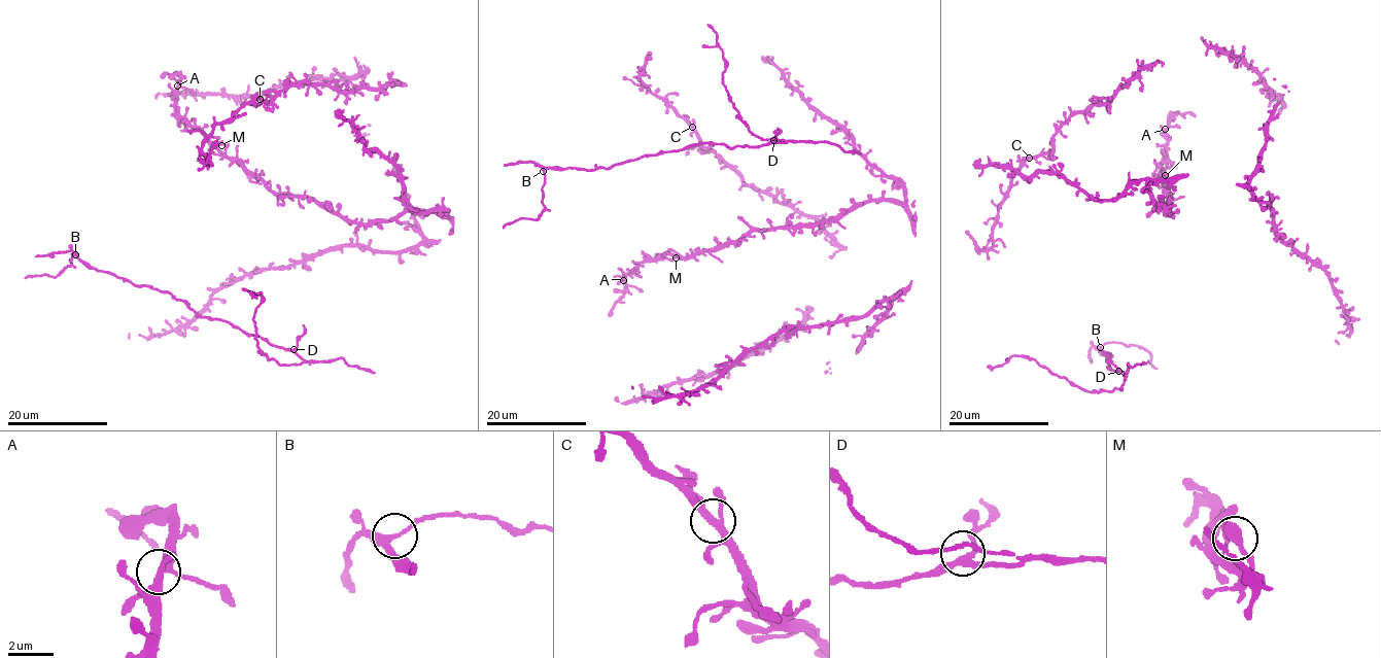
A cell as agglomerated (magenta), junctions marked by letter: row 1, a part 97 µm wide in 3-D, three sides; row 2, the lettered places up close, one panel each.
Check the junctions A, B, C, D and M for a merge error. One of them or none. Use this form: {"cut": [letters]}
{"cut": []}

